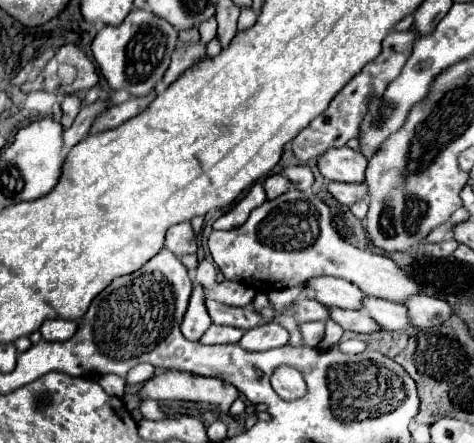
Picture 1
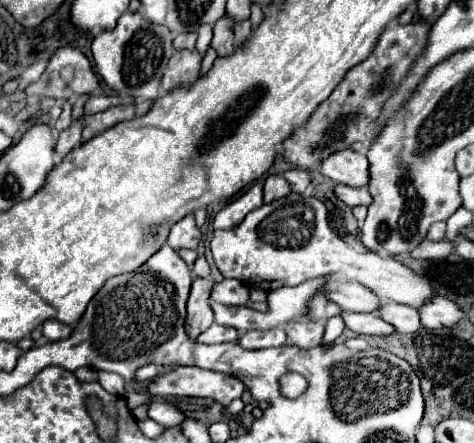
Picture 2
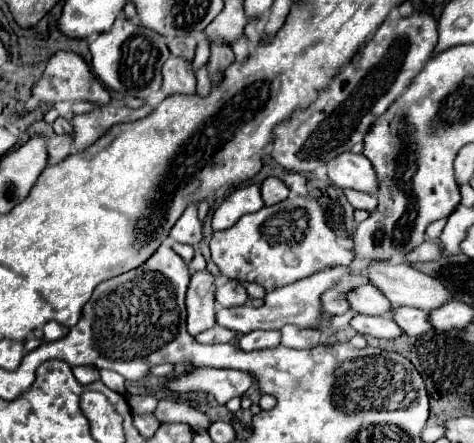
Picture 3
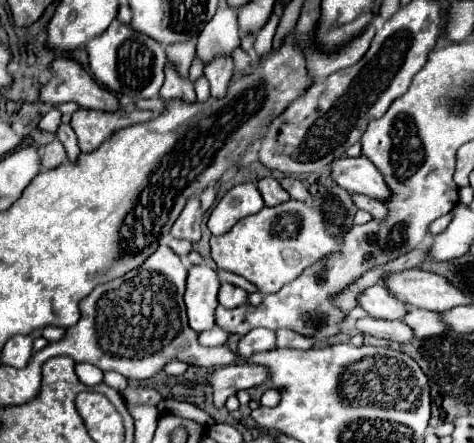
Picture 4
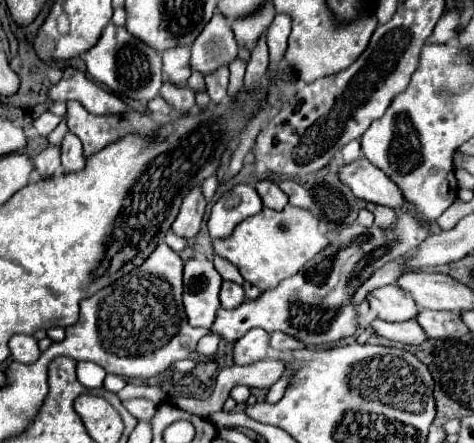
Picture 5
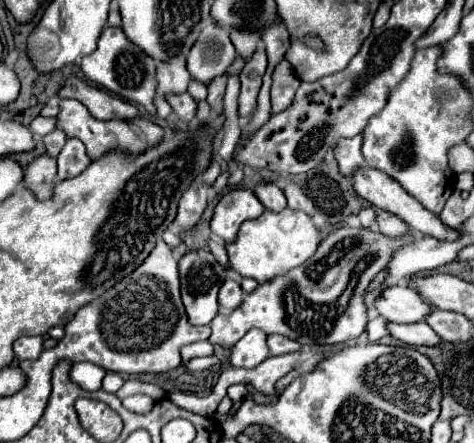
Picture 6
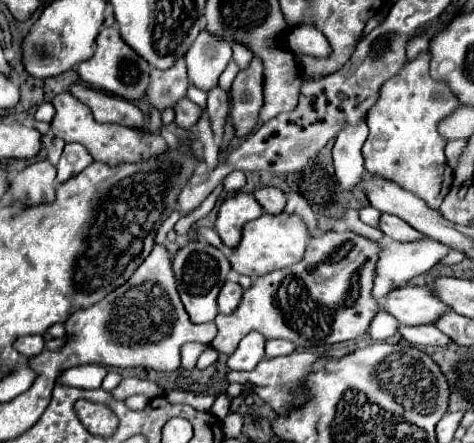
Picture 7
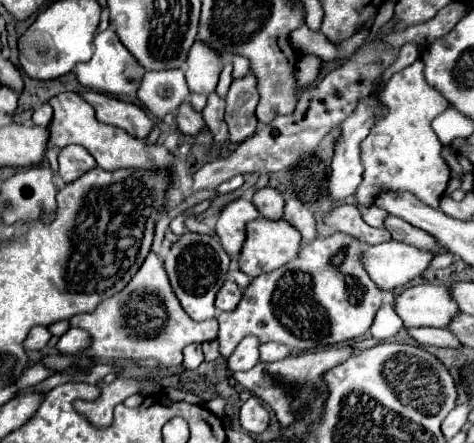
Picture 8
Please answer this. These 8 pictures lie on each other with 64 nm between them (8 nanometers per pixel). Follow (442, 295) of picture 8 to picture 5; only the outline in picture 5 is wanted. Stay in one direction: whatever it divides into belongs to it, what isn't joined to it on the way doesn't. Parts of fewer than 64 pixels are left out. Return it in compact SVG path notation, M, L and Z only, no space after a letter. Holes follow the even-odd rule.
M382 286L372 290L366 296L370 308L378 314L380 320L388 322L402 322L402 320L412 320L416 316L416 304L412 298L408 298L400 288L392 286Z

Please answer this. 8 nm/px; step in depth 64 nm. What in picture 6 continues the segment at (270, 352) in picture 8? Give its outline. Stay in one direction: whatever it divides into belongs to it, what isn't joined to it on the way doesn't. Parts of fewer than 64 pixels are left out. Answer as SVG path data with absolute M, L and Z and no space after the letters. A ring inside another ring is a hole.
M272 334L268 336L268 348L272 352L272 356L280 356L280 354L290 354L290 352L298 352L300 344L296 340L284 338L280 334Z

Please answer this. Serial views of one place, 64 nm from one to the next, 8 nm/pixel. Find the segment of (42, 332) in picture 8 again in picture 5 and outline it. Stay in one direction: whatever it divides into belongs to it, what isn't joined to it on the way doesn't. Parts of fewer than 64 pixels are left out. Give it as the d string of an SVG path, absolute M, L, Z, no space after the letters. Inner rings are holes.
M16 334L16 336L12 336L8 346L10 346L10 360L18 362L18 364L32 364L40 356L38 342L34 336Z

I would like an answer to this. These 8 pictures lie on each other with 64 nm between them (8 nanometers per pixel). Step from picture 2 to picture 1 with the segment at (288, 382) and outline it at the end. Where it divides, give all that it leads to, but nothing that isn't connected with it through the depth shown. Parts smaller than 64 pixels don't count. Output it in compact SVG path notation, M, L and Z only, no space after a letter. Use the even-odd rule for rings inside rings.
M280 366L274 370L274 390L278 392L280 398L294 400L304 396L306 384L300 372L296 372L292 366Z

